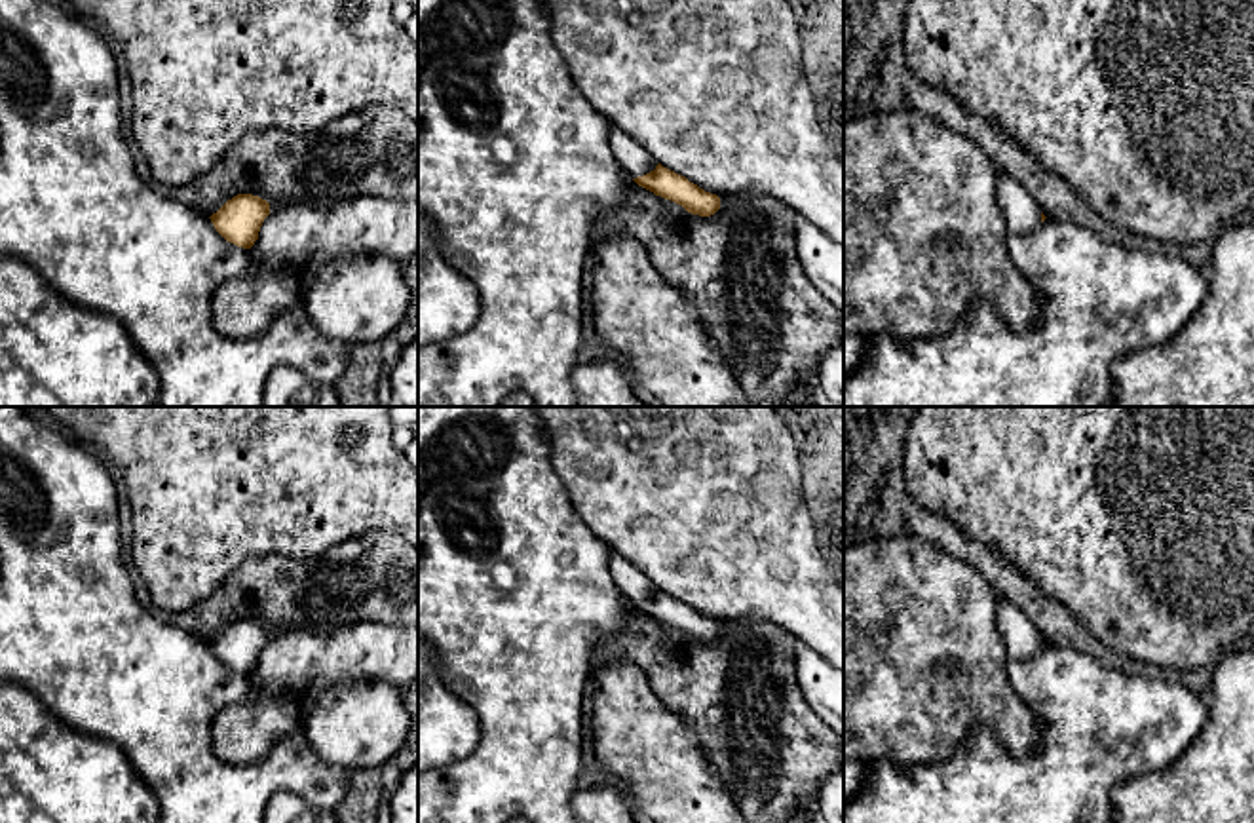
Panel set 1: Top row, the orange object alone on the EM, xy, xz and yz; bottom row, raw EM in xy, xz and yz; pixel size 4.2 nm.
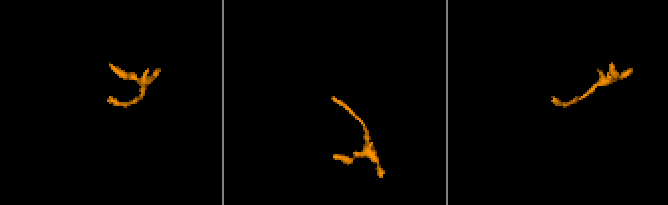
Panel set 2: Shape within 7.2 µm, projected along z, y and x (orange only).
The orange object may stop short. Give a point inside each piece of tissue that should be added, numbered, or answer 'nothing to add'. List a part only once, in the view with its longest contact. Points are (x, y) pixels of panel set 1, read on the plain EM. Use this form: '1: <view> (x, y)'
1: xz (633, 584)

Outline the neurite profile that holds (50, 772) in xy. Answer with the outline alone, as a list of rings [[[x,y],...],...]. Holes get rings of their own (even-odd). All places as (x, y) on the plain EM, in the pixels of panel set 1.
[[[0,679],[0,823],[160,823],[160,804],[116,743],[66,726],[23,684]]]

